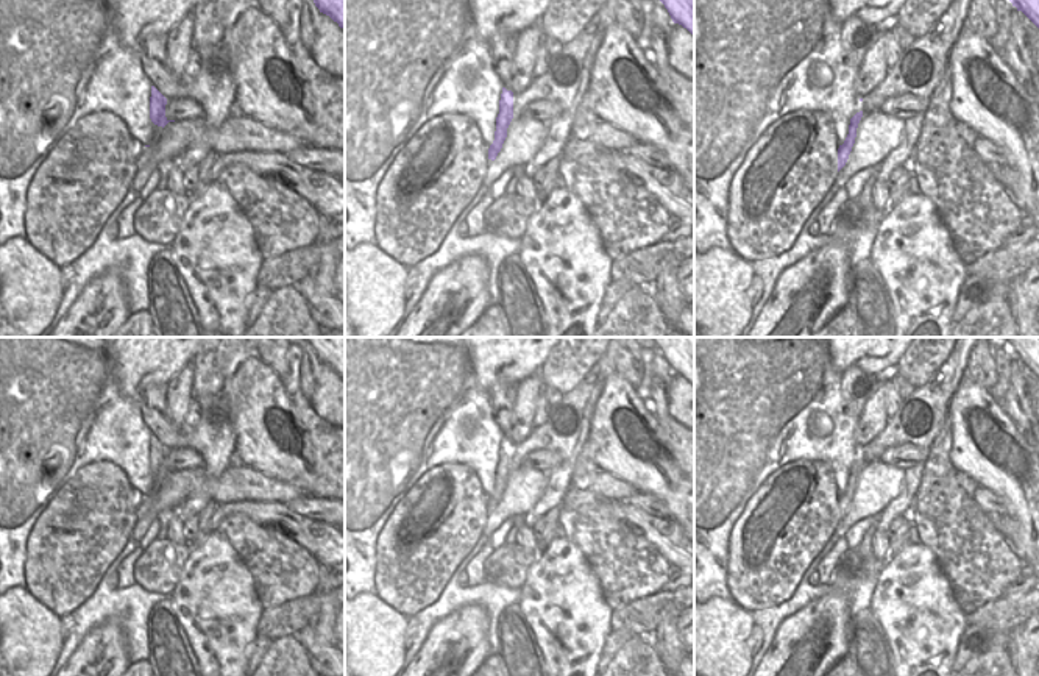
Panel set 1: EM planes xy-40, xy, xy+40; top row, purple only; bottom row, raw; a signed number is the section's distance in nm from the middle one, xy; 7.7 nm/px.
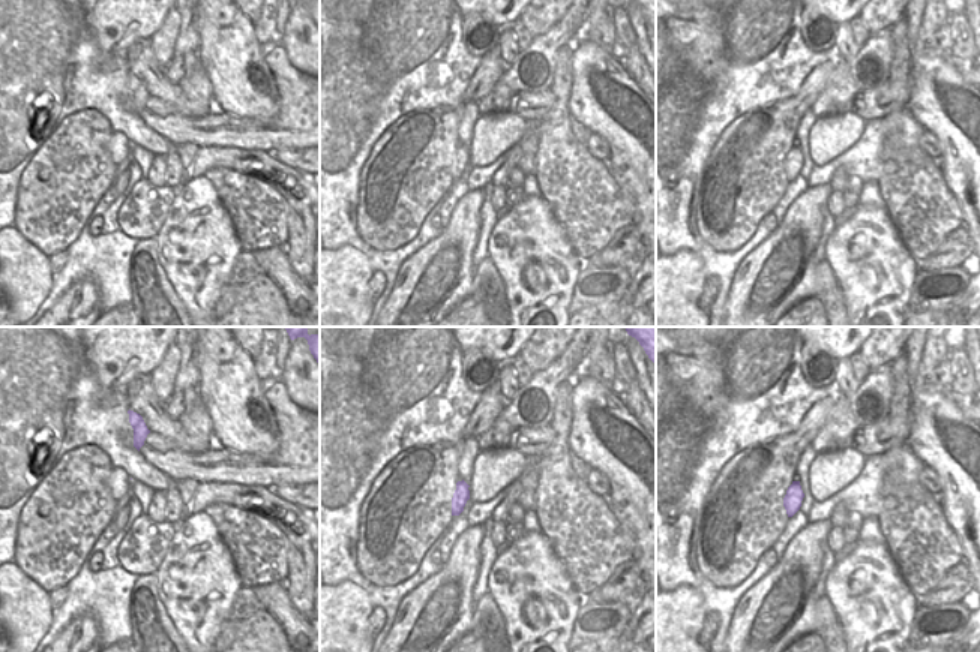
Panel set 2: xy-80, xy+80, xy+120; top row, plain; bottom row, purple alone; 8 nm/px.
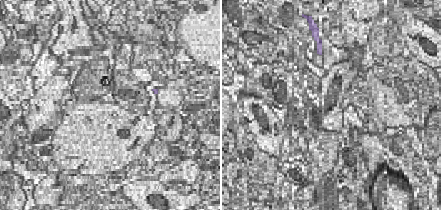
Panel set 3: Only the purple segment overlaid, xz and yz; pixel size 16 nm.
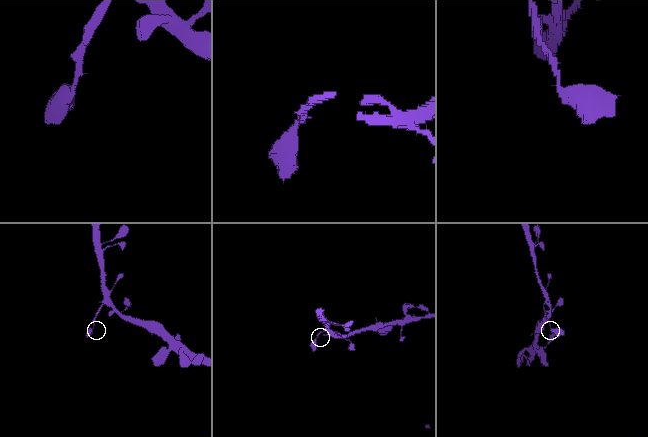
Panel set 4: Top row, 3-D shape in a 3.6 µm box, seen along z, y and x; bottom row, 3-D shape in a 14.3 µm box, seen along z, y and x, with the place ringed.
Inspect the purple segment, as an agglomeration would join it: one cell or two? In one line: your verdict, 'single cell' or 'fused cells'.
single cell

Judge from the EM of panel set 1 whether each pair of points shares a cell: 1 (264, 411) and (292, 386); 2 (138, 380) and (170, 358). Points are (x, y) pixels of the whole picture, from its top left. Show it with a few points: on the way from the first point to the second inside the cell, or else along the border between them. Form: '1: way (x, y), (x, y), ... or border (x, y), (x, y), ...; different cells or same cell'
1: border (281, 380), (289, 397); different cells
2: way (145, 372), (163, 358); same cell

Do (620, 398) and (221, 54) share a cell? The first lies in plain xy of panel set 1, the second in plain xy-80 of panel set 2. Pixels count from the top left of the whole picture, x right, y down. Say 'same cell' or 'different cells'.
same cell

